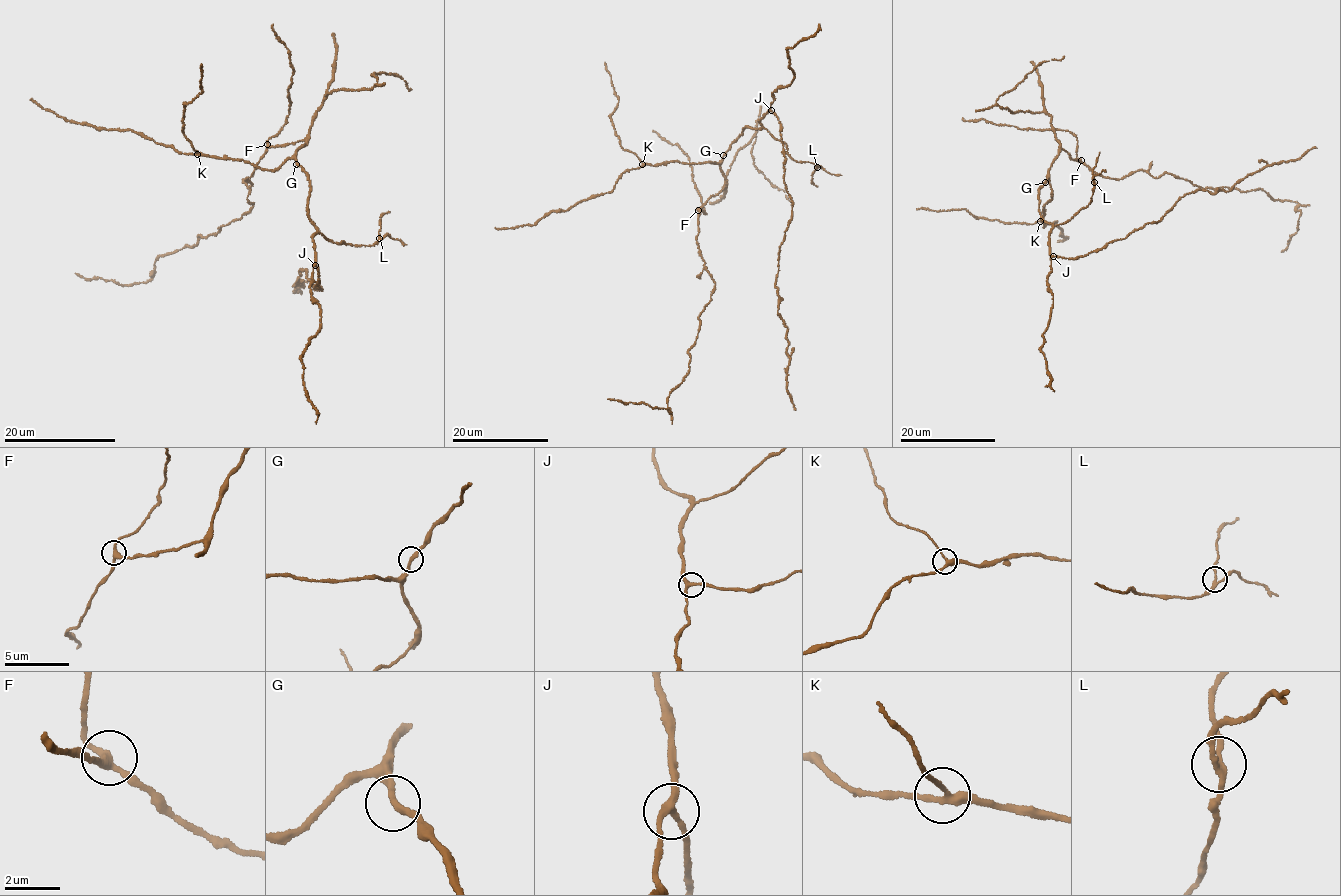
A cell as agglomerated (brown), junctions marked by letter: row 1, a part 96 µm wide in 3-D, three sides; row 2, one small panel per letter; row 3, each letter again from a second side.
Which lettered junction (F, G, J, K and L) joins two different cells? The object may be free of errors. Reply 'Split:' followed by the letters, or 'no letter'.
Split: L

